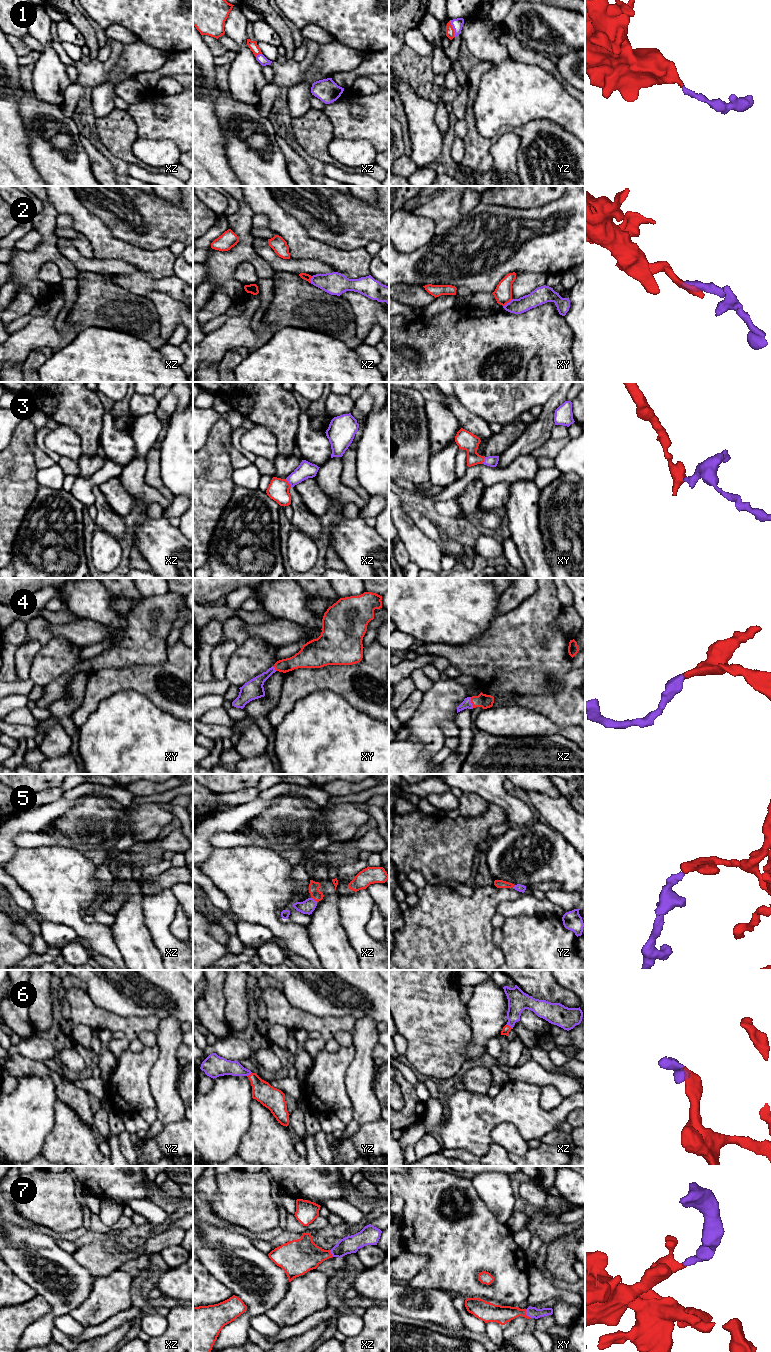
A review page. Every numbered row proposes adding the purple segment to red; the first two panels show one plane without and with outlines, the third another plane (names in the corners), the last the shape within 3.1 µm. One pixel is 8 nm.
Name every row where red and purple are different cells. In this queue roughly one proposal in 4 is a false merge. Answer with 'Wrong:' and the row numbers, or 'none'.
Wrong: 2

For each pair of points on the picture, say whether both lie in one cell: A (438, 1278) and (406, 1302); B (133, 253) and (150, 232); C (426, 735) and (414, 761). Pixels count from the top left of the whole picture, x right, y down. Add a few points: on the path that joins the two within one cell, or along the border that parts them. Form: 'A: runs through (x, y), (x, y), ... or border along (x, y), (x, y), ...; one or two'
A: border along (407, 1283), (415, 1288), (440, 1288), (447, 1292); two
B: border along (116, 238), (149, 250), (161, 249); two
C: border along (408, 738), (418, 741), (423, 751), (432, 756); two

